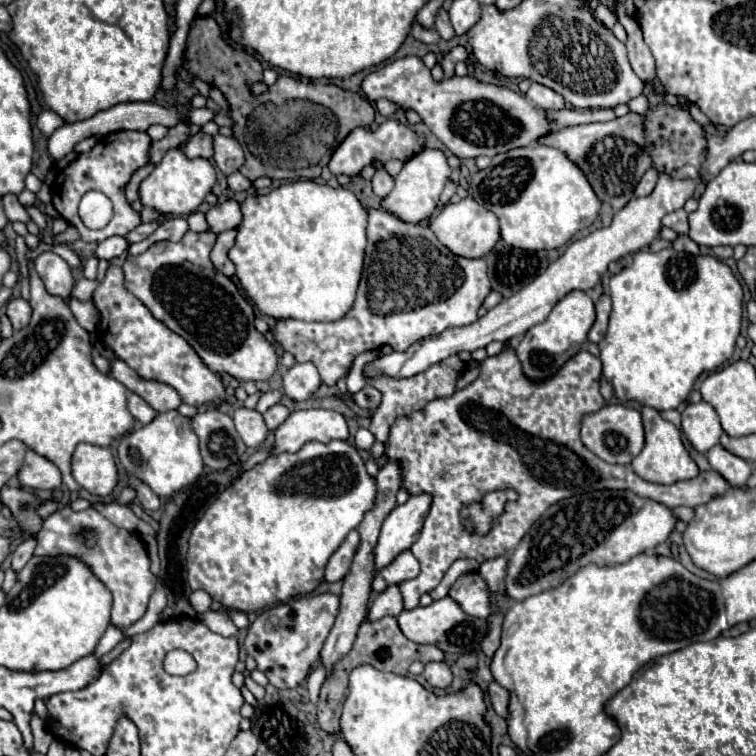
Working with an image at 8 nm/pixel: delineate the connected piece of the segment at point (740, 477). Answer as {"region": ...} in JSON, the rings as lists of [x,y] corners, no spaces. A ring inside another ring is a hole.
{"region":[[[716,444],[706,452],[708,462],[712,464],[712,468],[724,476],[732,486],[746,486],[746,480],[750,476],[752,466],[746,460],[740,460],[738,456],[732,456],[732,452],[728,452],[724,446]]]}

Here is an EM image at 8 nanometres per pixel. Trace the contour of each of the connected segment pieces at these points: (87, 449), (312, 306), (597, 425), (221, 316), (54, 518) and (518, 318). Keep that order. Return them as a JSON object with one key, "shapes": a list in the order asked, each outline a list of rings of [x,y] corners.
{"shapes":[[[[78,444],[72,454],[72,476],[90,494],[108,496],[118,482],[112,452],[104,446]]],[[[298,180],[264,196],[248,196],[240,208],[244,220],[228,256],[236,264],[240,286],[262,314],[332,322],[352,308],[362,274],[368,212],[348,188]]],[[[606,404],[602,410],[584,416],[582,442],[588,450],[610,464],[630,464],[640,454],[640,448],[644,448],[642,414],[636,408],[624,404]]],[[[186,232],[180,242],[158,242],[138,256],[128,256],[126,262],[122,264],[124,278],[126,278],[124,286],[148,306],[154,318],[164,322],[172,332],[186,338],[210,370],[218,374],[232,374],[240,382],[268,380],[278,368],[276,350],[254,328],[254,310],[250,302],[246,302],[246,298],[240,294],[240,290],[230,278],[218,274],[216,268],[212,266],[208,256],[214,242],[216,242],[216,234],[212,232],[202,232],[202,234]]],[[[64,506],[44,520],[40,532],[36,534],[36,542],[36,556],[76,556],[92,570],[92,574],[112,594],[112,626],[128,628],[146,614],[150,594],[154,592],[154,574],[150,572],[146,546],[132,530],[114,526],[92,506],[82,512],[74,512],[70,506]]],[[[660,174],[658,184],[650,196],[632,198],[620,212],[614,214],[614,220],[608,228],[598,228],[590,236],[574,240],[556,262],[552,262],[536,280],[532,280],[532,284],[524,286],[516,296],[502,300],[498,306],[488,310],[486,316],[478,318],[474,324],[468,324],[462,328],[450,328],[438,336],[428,336],[428,338],[420,340],[418,344],[410,346],[406,352],[392,352],[388,356],[376,358],[374,362],[366,364],[364,374],[368,374],[368,376],[388,374],[394,378],[408,378],[408,376],[414,376],[452,354],[462,352],[462,350],[472,352],[478,348],[486,348],[494,340],[506,342],[510,338],[522,336],[534,324],[544,322],[546,316],[550,314],[550,310],[554,308],[554,304],[560,298],[564,298],[568,292],[594,288],[598,284],[600,276],[606,272],[610,262],[648,246],[660,232],[662,216],[682,208],[684,202],[696,190],[696,186],[698,186],[698,182],[694,182],[694,180],[676,180],[676,178],[670,178],[668,174]]]]}

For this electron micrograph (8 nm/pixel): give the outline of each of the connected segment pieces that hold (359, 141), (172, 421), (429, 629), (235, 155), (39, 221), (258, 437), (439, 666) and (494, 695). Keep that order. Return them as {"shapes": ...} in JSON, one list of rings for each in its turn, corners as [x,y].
{"shapes":[[[[386,120],[378,130],[364,130],[364,128],[356,128],[348,134],[348,138],[336,148],[336,152],[332,154],[328,168],[334,176],[346,174],[346,176],[358,176],[366,166],[370,166],[374,160],[378,162],[388,162],[388,160],[410,160],[412,156],[416,156],[418,152],[422,152],[426,148],[426,138],[418,132],[414,132],[410,126],[398,122],[398,120]]],[[[176,410],[158,414],[150,424],[128,432],[118,446],[118,458],[128,474],[144,480],[158,496],[172,496],[178,490],[198,480],[202,474],[202,456],[198,450],[198,436],[192,430],[190,418],[180,416]]],[[[450,596],[442,598],[442,600],[436,600],[432,602],[430,606],[422,608],[414,608],[414,610],[408,610],[408,612],[402,612],[398,616],[398,624],[400,624],[400,630],[404,632],[404,636],[412,642],[418,642],[418,644],[434,644],[438,646],[442,652],[446,654],[468,654],[468,652],[478,652],[480,650],[480,644],[484,640],[484,636],[488,634],[490,630],[490,620],[484,618],[474,618],[474,616],[468,616],[460,604],[456,604],[456,600],[452,600]]],[[[216,134],[214,136],[214,162],[228,176],[244,164],[244,152],[234,138]]],[[[28,206],[26,210],[28,210],[28,214],[30,214],[30,220],[38,226],[38,230],[40,230],[40,232],[38,232],[38,238],[42,240],[42,234],[44,234],[44,230],[46,230],[46,216],[44,216],[36,206]]],[[[238,408],[234,412],[234,424],[236,424],[236,430],[242,436],[244,444],[250,448],[258,448],[268,436],[268,428],[264,424],[264,418],[256,410]]],[[[428,662],[424,666],[422,676],[428,680],[430,686],[448,688],[452,684],[452,672],[450,672],[450,668],[448,668],[446,662]]],[[[492,682],[490,688],[488,688],[488,696],[492,700],[492,706],[496,710],[498,716],[502,718],[508,718],[510,712],[508,712],[508,704],[510,704],[510,694],[506,688],[502,688],[498,682]]]]}

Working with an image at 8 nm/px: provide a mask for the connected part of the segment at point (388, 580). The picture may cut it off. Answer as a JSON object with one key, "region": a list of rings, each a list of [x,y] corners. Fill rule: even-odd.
{"region":[[[404,550],[404,552],[400,552],[400,556],[396,556],[396,560],[392,560],[392,564],[388,564],[376,572],[372,590],[382,592],[386,586],[400,584],[404,580],[412,580],[418,574],[420,574],[420,562],[416,560],[416,556],[412,556],[410,550]]]}

